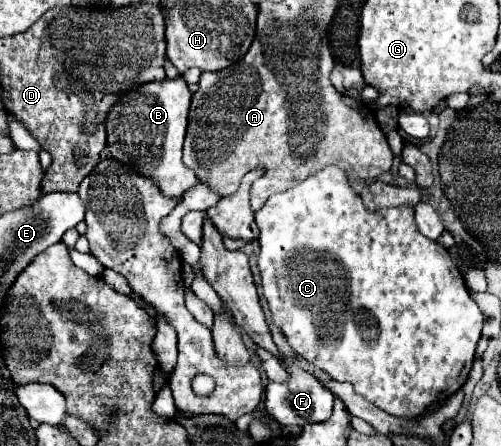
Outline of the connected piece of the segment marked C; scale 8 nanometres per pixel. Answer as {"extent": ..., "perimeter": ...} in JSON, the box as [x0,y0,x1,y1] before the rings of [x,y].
{"extent":[255,166,485,418],"perimeter":[[[327,166],[321,172],[309,176],[301,184],[273,194],[267,204],[255,214],[255,224],[259,228],[259,272],[263,280],[263,296],[267,298],[269,310],[273,314],[273,322],[281,328],[285,334],[289,346],[307,362],[311,362],[315,368],[325,372],[337,382],[351,382],[355,386],[355,392],[379,406],[381,410],[387,410],[393,416],[399,418],[417,418],[425,412],[427,406],[437,402],[439,398],[445,400],[453,396],[467,380],[467,374],[471,370],[471,364],[475,360],[475,346],[481,338],[481,328],[485,324],[485,316],[471,300],[465,280],[456,263],[451,260],[449,252],[429,238],[425,238],[415,224],[415,212],[413,208],[399,206],[399,208],[383,208],[377,212],[369,212],[359,192],[353,188],[353,184],[347,180],[343,170],[337,166]]]}

